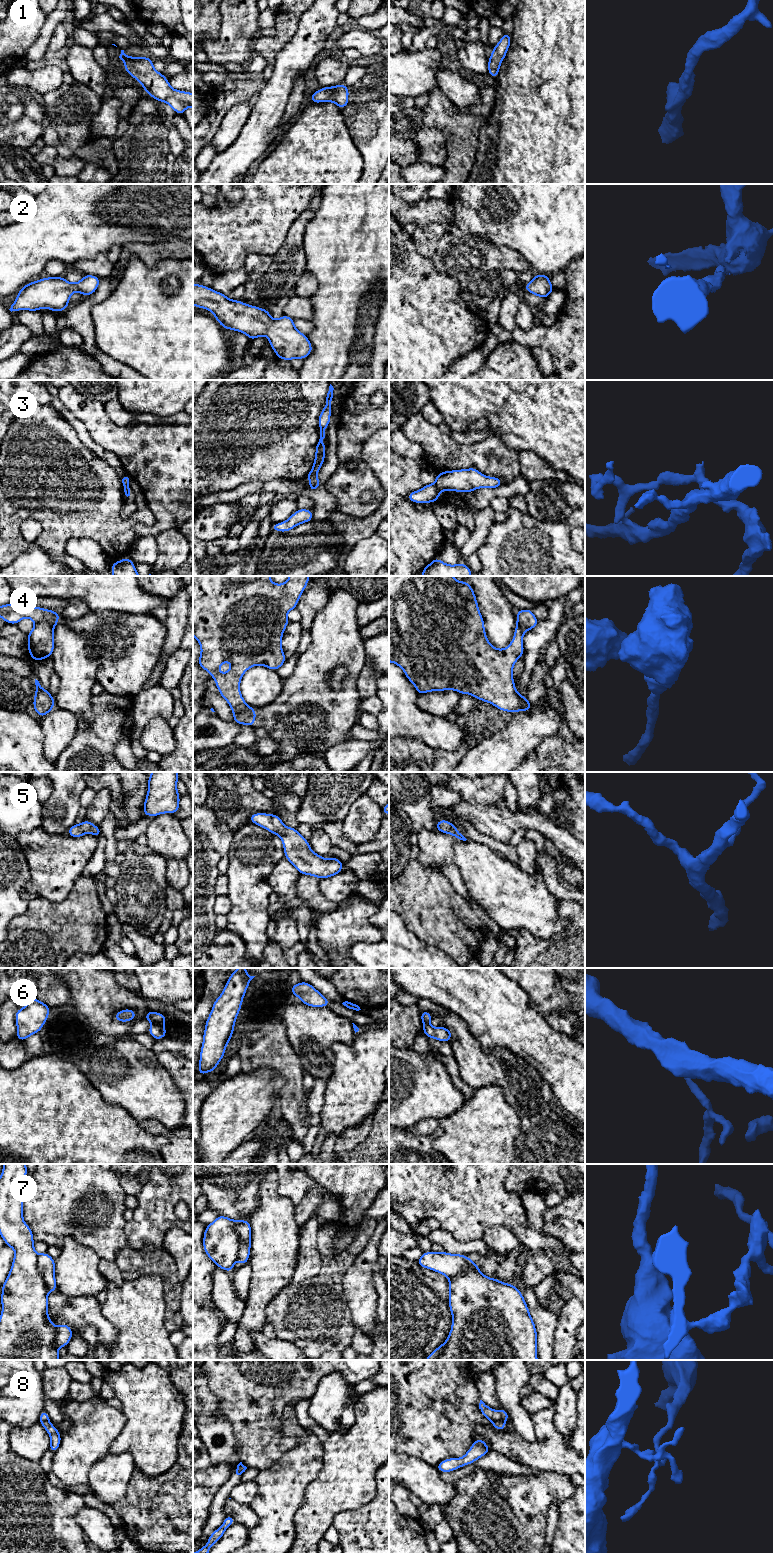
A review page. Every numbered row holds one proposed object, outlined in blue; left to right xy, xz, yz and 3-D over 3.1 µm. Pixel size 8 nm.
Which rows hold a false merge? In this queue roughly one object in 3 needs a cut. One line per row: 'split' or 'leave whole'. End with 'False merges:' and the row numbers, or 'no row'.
1: leave whole
2: leave whole
3: split
4: split
5: leave whole
6: split
7: split
8: split
False merges: 3, 4, 6, 7, 8

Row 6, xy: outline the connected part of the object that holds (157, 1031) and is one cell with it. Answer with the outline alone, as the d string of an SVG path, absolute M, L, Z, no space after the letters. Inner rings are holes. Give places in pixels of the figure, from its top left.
M153 1023L147 1031L154 1040L159 1040L167 1036L164 1024Z

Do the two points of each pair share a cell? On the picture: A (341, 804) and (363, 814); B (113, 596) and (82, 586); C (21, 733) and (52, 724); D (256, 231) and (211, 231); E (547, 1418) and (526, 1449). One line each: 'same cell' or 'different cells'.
A: different cells
B: same cell
C: different cells
D: same cell
E: same cell

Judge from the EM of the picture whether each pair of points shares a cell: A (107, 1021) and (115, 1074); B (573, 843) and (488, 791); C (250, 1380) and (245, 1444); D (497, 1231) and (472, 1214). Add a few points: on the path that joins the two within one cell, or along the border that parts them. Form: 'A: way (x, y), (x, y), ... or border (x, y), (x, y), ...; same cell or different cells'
A: border (118, 1037), (132, 1038); different cells
B: border (504, 797), (495, 803), (478, 803); different cells
C: way (250, 1396), (249, 1428); same cell
D: border (513, 1234), (503, 1226), (492, 1225), (481, 1239); different cells

